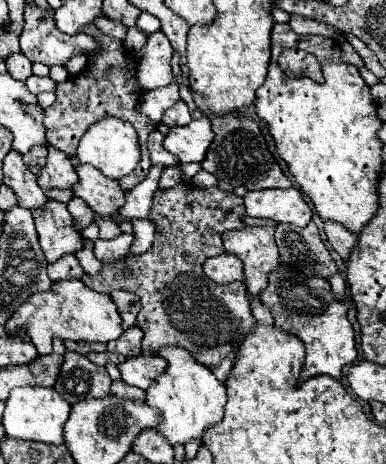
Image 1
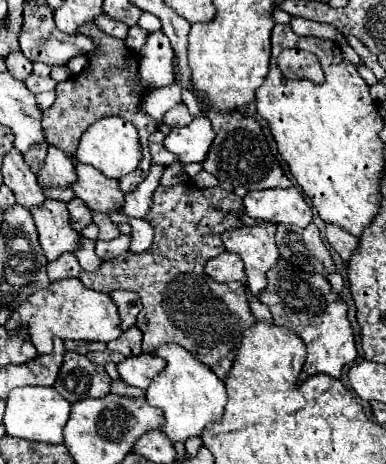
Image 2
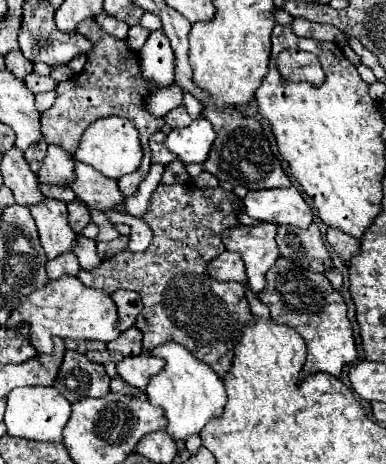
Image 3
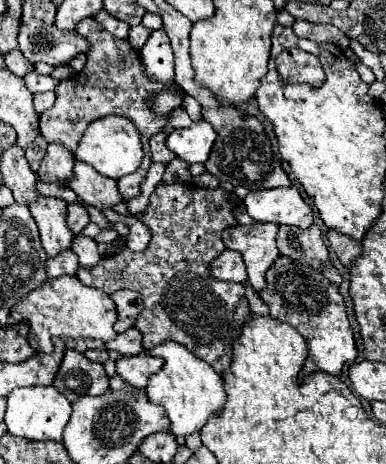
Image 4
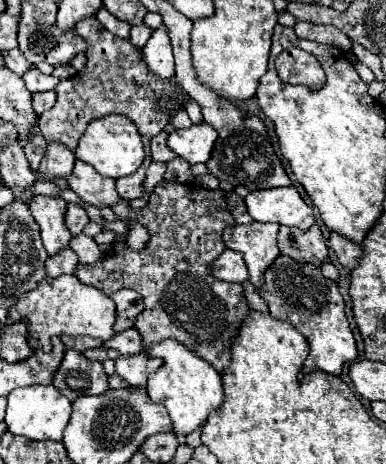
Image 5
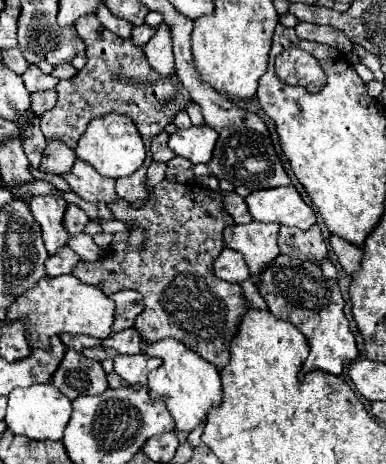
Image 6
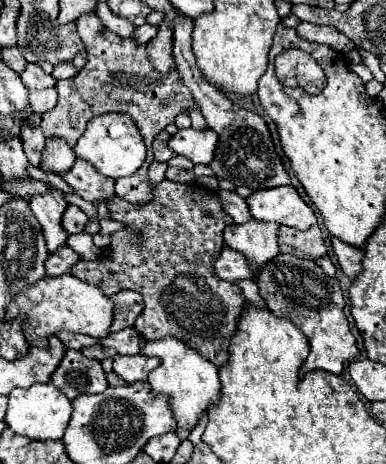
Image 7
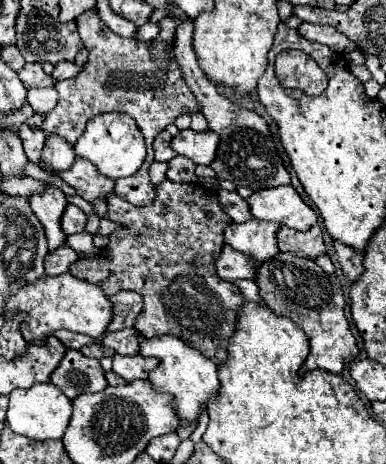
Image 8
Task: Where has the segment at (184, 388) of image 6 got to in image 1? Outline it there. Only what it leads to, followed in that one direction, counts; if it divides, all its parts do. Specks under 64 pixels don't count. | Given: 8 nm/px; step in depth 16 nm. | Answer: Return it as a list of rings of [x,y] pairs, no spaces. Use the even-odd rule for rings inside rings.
[[[162,348],[160,356],[168,360],[168,370],[146,390],[148,406],[158,408],[160,422],[156,424],[156,432],[162,434],[172,446],[186,446],[192,440],[204,444],[204,432],[216,426],[224,416],[226,386],[218,382],[206,366],[192,360],[192,356],[184,348]]]

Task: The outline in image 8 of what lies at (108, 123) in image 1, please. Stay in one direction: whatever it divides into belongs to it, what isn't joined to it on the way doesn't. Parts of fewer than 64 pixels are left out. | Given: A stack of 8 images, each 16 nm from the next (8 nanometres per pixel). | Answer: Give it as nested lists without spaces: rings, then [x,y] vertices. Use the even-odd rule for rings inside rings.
[[[118,112],[94,116],[88,122],[84,134],[78,138],[74,152],[76,152],[76,156],[90,160],[98,168],[100,174],[114,178],[114,180],[132,176],[142,166],[142,162],[146,158],[144,138],[142,138],[136,122],[128,114],[118,114]]]

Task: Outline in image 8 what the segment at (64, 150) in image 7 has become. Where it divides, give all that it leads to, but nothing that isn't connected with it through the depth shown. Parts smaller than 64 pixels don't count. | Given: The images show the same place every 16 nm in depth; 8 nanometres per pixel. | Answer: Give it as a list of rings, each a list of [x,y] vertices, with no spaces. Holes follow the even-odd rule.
[[[60,136],[46,138],[46,146],[42,150],[42,168],[58,174],[62,170],[68,170],[74,164],[74,160],[74,148],[66,140],[60,140]]]

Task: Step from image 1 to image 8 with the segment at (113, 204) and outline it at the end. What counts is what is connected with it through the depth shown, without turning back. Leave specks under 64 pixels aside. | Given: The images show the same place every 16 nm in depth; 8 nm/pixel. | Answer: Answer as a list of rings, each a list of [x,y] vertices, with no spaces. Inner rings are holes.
[[[76,158],[72,168],[68,172],[60,172],[58,176],[88,202],[108,200],[108,196],[114,192],[114,180],[102,176],[94,164],[84,158]]]

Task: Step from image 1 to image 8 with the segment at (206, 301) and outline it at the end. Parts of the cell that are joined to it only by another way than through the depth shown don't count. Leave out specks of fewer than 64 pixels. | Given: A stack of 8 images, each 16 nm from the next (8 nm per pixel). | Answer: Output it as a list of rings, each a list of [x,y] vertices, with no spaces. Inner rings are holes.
[[[162,180],[156,184],[156,198],[148,206],[132,206],[126,200],[120,200],[116,194],[108,198],[108,218],[122,224],[122,230],[110,234],[110,244],[94,260],[78,260],[70,274],[100,286],[108,296],[120,290],[134,290],[144,298],[144,310],[140,312],[134,328],[150,338],[160,338],[172,334],[184,340],[188,346],[196,348],[202,356],[212,360],[216,366],[224,364],[228,358],[228,342],[236,330],[236,320],[244,296],[238,286],[224,282],[216,276],[214,262],[224,246],[224,228],[232,224],[232,218],[222,210],[218,194],[200,184],[176,184]]]

